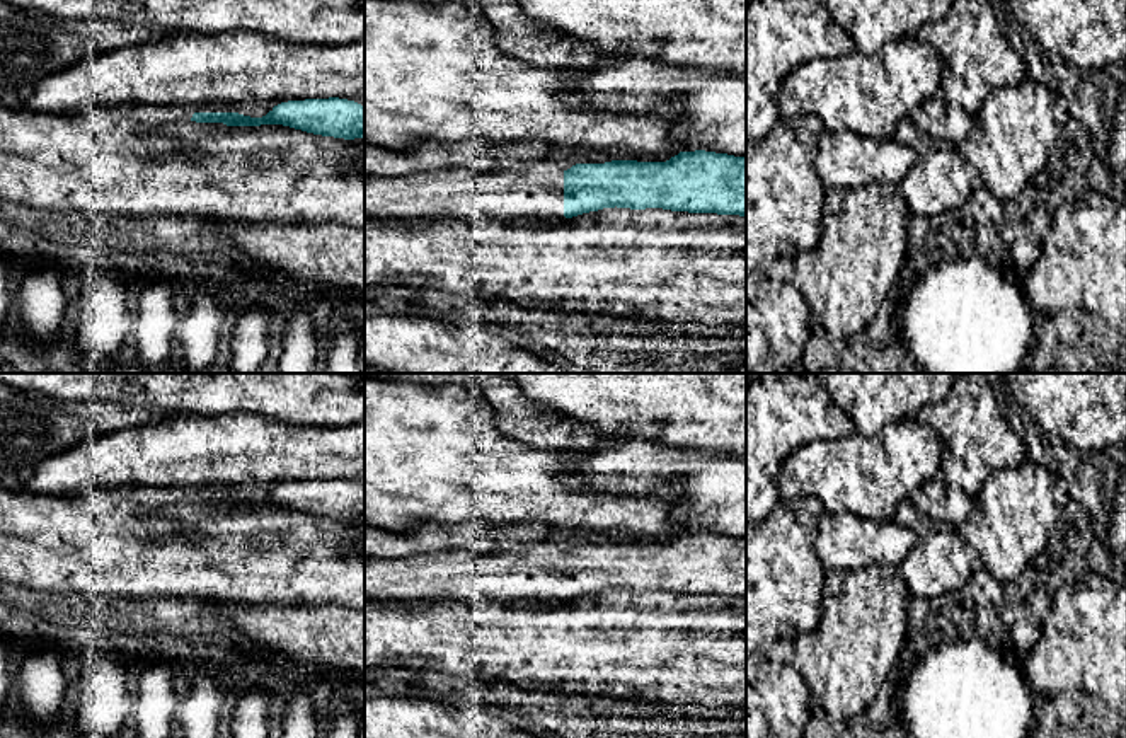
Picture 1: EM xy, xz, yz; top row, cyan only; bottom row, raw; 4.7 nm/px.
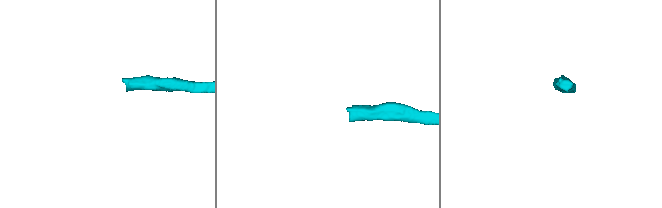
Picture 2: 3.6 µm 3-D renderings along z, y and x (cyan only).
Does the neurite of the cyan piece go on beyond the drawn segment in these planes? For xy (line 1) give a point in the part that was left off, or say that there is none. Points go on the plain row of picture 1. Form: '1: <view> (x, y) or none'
1: none

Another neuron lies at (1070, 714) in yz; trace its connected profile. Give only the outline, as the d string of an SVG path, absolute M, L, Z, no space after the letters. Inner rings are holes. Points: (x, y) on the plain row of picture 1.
M1083 690L1032 694L1029 738L1126 738L1126 719Z

